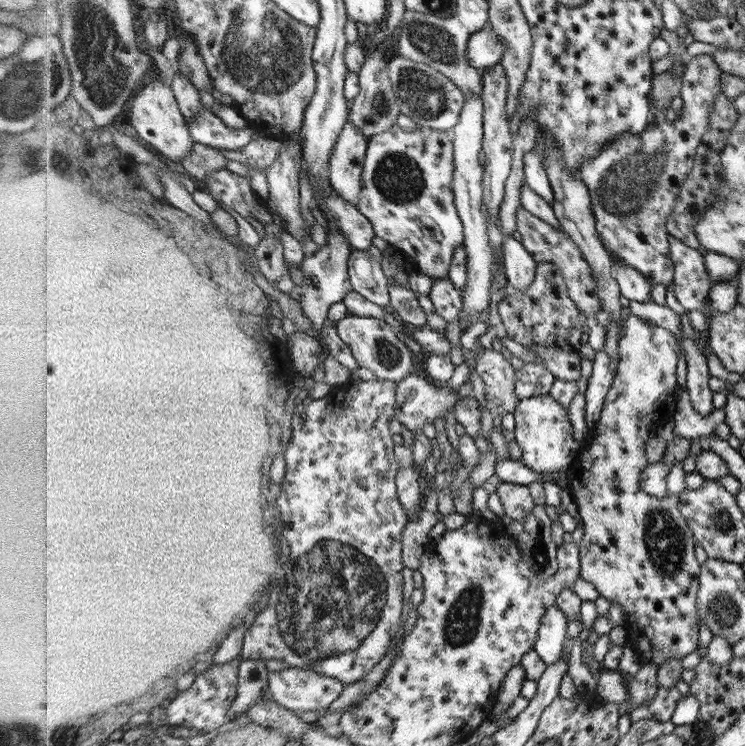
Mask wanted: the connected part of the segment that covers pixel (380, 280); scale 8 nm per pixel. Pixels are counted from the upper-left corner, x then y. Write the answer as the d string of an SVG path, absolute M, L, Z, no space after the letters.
M355 249L349 254L348 274L352 290L382 308L390 303L389 280L370 251Z

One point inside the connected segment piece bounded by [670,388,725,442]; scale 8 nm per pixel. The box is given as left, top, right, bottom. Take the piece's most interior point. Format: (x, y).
(689, 424)

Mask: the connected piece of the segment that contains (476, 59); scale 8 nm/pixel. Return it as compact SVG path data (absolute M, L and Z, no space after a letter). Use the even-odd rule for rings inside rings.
M491 26L470 35L467 42L467 57L470 66L484 69L498 64L506 50L505 42L494 33Z

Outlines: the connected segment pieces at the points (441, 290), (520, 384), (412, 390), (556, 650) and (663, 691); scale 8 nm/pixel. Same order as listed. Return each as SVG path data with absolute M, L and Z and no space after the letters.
M435 279L430 289L429 298L434 304L434 312L446 322L459 321L462 310L461 289L457 289L449 279Z
M526 364L515 371L515 395L530 398L549 392L555 377L540 364Z
M411 375L398 383L396 390L396 421L400 421L406 430L416 433L436 418L444 418L445 412L454 410L458 402L456 392L451 392L446 384L438 384L427 378Z
M552 606L541 620L540 632L537 634L533 649L538 656L550 666L561 658L564 640L567 639L566 624L568 619L560 606Z
M664 687L658 689L658 694L653 698L653 701L631 709L629 713L631 722L640 719L654 719L658 722L670 721L679 697L680 694L676 689L670 691Z

